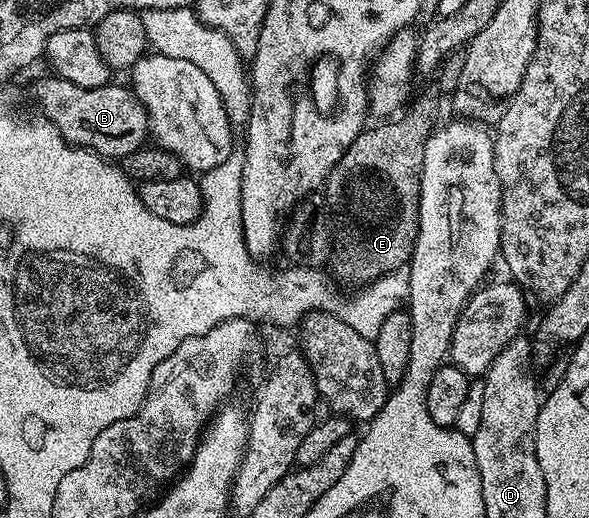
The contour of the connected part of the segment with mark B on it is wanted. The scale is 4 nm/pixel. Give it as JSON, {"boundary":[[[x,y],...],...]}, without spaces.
{"boundary":[[[54,75],[48,78],[48,81],[43,81],[39,85],[39,105],[43,108],[42,116],[54,123],[57,131],[71,145],[89,149],[92,153],[98,153],[100,157],[122,159],[125,155],[144,148],[148,144],[147,112],[143,110],[143,104],[136,99],[130,88],[123,86],[122,89],[121,86],[115,85],[116,83],[108,83],[101,87],[77,87],[77,83],[69,83]]]}

